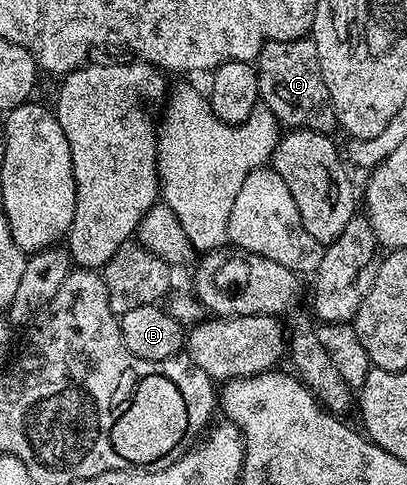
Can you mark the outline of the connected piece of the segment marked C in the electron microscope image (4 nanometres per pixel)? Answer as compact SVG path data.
M311 37L265 42L254 65L263 105L276 117L281 127L313 130L326 135L331 135L332 129L337 129L330 88L326 88L326 80L322 80L318 48L312 43Z

